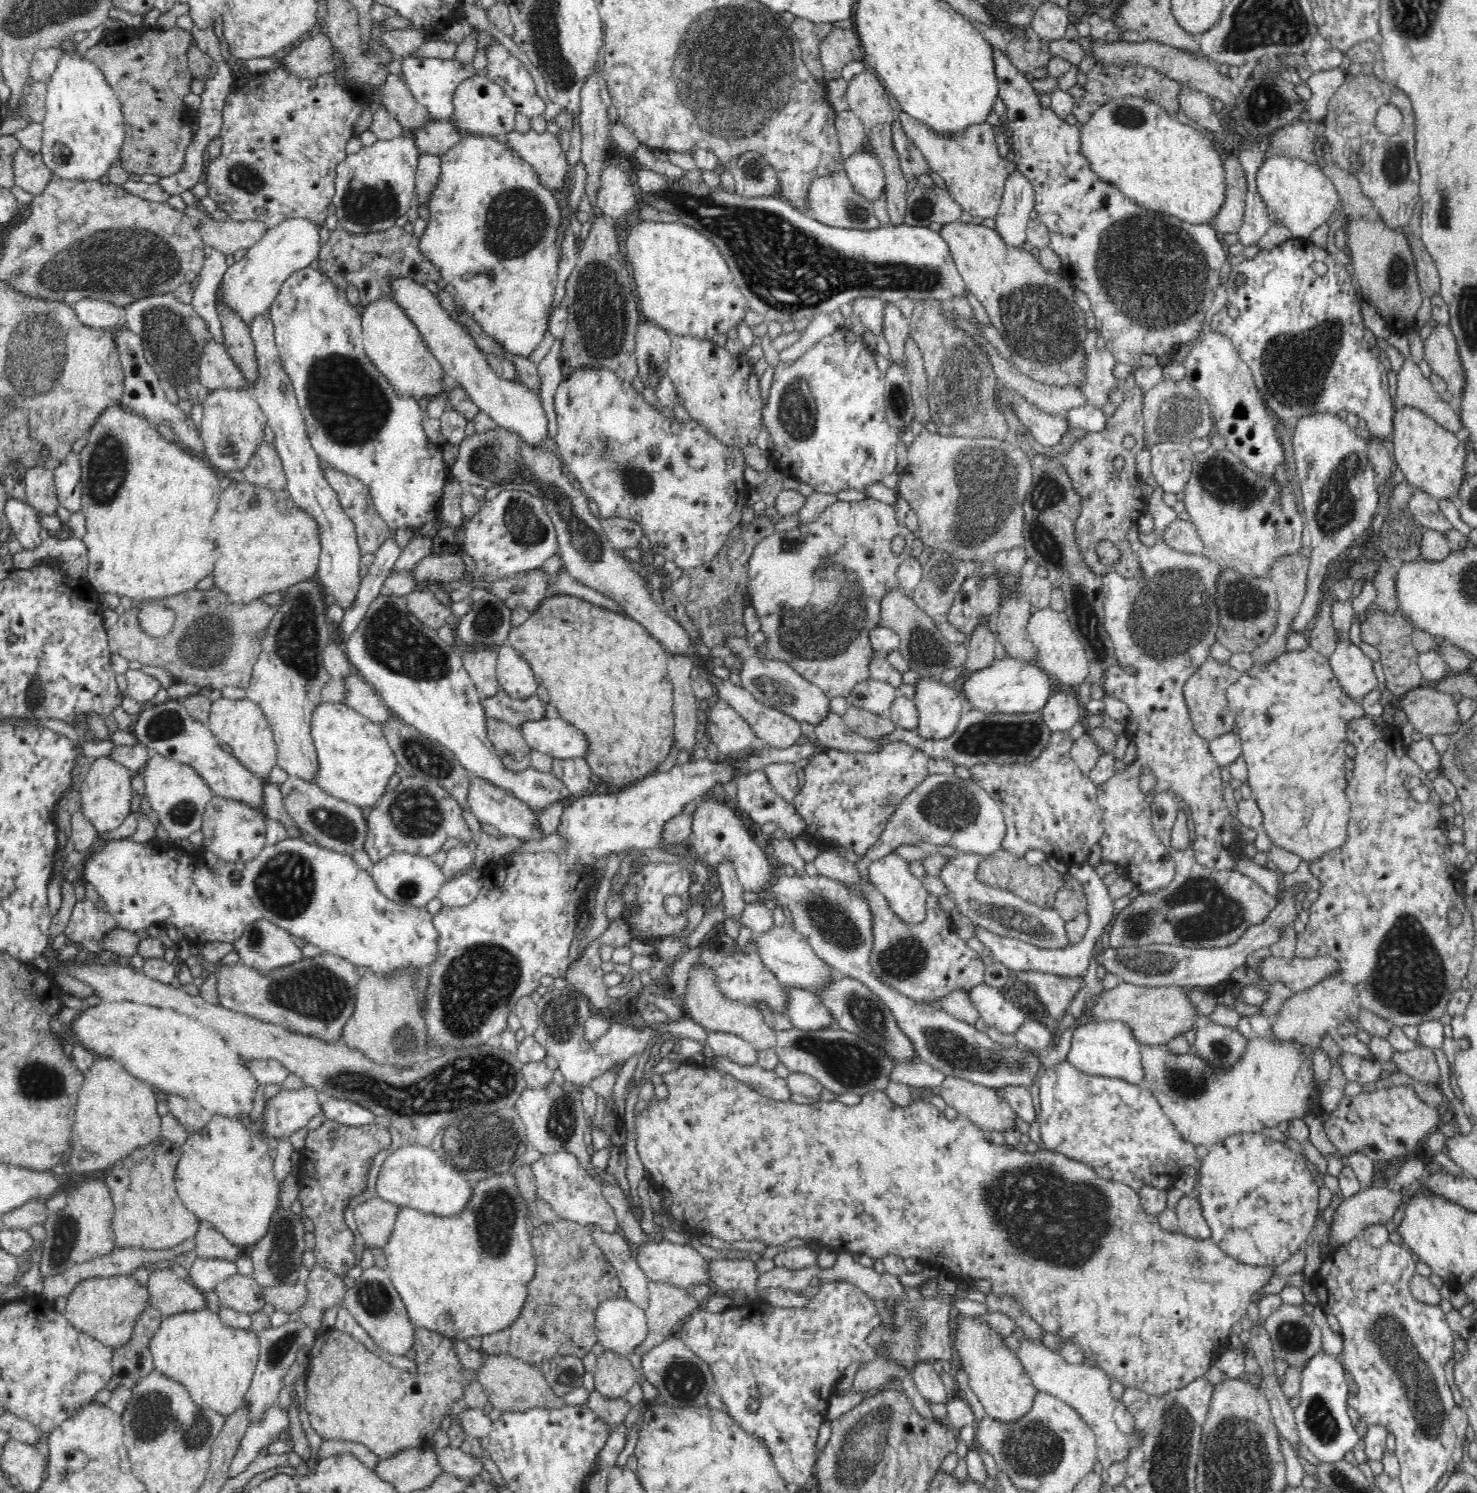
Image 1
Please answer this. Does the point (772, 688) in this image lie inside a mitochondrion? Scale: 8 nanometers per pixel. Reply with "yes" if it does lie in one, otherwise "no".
yes

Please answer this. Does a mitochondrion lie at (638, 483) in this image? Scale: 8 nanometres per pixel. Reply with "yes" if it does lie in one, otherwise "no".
yes

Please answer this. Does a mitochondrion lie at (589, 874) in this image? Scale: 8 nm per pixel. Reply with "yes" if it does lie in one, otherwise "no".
no

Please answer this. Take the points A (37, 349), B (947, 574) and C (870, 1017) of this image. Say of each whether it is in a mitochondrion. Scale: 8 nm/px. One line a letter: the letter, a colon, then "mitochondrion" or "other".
A: mitochondrion
B: mitochondrion
C: mitochondrion

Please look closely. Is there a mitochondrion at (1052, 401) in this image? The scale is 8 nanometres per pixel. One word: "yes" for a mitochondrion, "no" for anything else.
no

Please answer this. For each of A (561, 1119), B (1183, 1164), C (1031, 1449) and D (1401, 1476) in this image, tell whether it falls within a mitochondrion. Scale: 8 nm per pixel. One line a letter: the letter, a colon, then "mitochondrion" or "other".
A: mitochondrion
B: other
C: mitochondrion
D: other

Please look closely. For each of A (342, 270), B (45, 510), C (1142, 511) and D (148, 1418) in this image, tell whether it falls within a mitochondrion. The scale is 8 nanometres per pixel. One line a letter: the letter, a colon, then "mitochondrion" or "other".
A: other
B: other
C: other
D: mitochondrion

